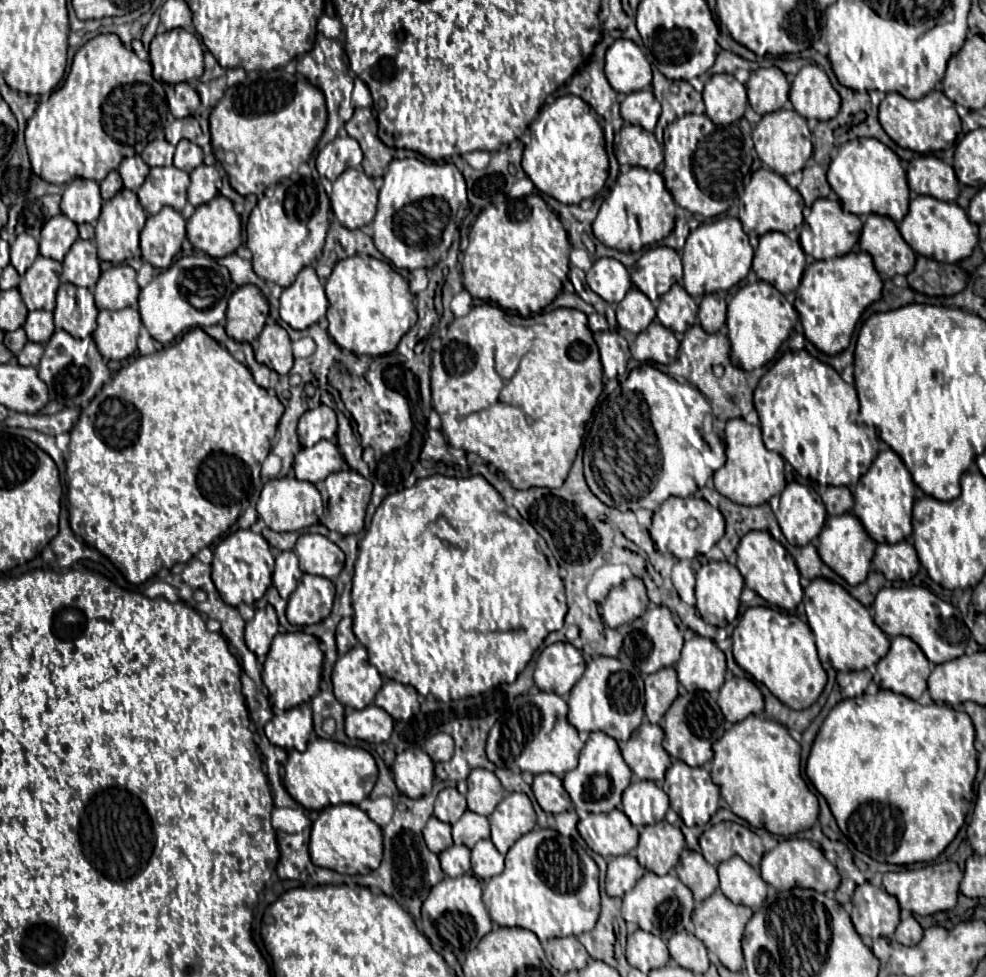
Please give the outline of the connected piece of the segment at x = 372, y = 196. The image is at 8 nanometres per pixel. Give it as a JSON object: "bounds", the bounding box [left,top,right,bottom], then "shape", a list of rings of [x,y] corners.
{"bounds":[331,168,377,228],"shape":[[[349,168],[333,182],[331,206],[345,228],[361,228],[375,218],[377,188],[363,170]]]}

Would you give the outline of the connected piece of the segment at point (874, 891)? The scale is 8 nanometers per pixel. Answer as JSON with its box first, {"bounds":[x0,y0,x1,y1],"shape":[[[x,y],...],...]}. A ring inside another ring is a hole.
{"bounds":[851,882,899,938],"shape":[[[869,882],[857,886],[853,894],[851,920],[861,936],[893,938],[899,924],[897,898],[887,894],[885,888],[875,888]]]}

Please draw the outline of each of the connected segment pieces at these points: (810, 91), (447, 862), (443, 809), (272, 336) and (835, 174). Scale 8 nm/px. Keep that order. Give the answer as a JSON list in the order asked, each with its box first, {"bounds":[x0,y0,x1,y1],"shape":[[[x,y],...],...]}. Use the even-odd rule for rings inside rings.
[{"bounds":[789,64,841,120],"shape":[[[817,64],[803,66],[789,92],[789,100],[803,118],[817,118],[817,120],[829,120],[833,114],[837,114],[841,106],[839,94],[833,90],[827,74]]]},{"bounds":[439,846,471,876],"shape":[[[449,846],[447,850],[443,850],[439,854],[441,860],[441,868],[447,876],[461,876],[461,874],[469,874],[471,872],[471,862],[469,862],[469,854],[471,850],[467,846]]]},{"bounds":[435,786,467,824],"shape":[[[451,786],[451,788],[445,788],[439,792],[439,796],[435,800],[435,816],[441,822],[455,824],[465,810],[467,810],[467,800],[463,794],[457,792],[457,788]]]},{"bounds":[255,324,293,374],"shape":[[[267,324],[257,338],[257,350],[255,350],[257,362],[269,366],[277,374],[289,374],[293,366],[293,354],[291,354],[291,340],[285,328],[279,324]]]},{"bounds":[827,138,909,218],"shape":[[[857,138],[845,142],[831,160],[827,172],[829,186],[839,196],[843,208],[851,214],[883,214],[905,218],[909,210],[909,186],[899,156],[877,138]]]}]

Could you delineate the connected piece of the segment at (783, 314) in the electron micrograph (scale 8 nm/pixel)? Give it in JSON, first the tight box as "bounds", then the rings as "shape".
{"bounds":[727,282,799,370],"shape":[[[755,282],[739,288],[727,310],[727,336],[731,344],[731,360],[741,370],[755,370],[773,360],[779,346],[787,340],[799,314],[785,296],[769,282]]]}

